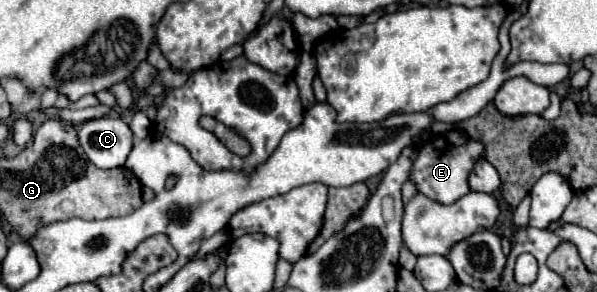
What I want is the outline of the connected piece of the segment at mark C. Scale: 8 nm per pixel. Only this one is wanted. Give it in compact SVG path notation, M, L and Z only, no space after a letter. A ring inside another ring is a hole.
M101 117L79 127L79 143L95 167L113 169L125 165L133 147L133 133L123 119Z

